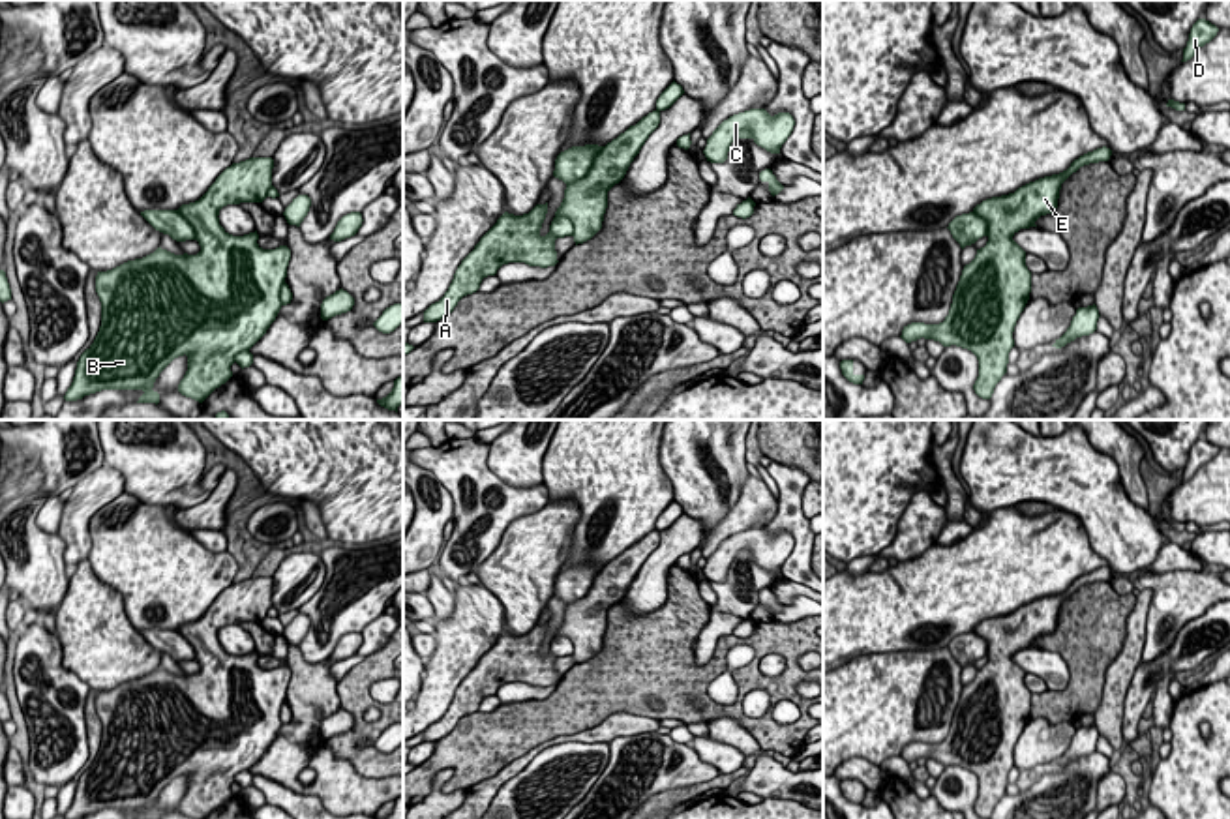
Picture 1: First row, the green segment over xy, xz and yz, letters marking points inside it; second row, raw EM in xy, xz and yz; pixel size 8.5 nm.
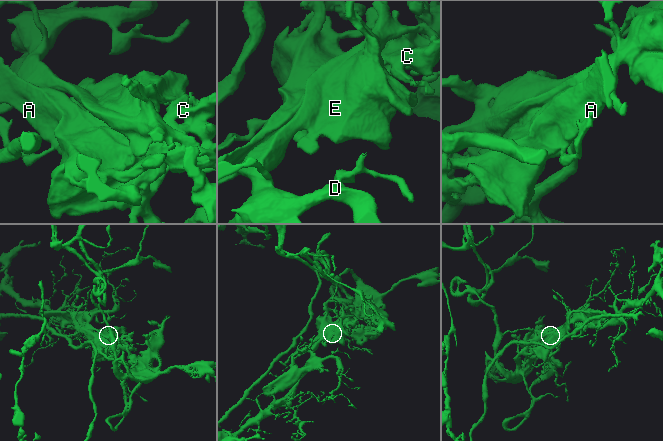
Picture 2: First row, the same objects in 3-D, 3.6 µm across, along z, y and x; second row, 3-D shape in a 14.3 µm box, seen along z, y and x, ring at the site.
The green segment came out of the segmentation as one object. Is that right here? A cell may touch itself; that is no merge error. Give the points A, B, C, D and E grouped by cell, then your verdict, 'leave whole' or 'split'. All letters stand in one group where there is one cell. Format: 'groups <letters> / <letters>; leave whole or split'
groups A B C E / D; split

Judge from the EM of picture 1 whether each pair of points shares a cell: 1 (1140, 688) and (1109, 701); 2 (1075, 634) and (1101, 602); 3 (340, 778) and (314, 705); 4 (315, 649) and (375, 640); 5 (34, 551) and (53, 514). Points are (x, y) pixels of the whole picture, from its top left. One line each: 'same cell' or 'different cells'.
1: different cells
2: same cell
3: same cell
4: same cell
5: different cells

